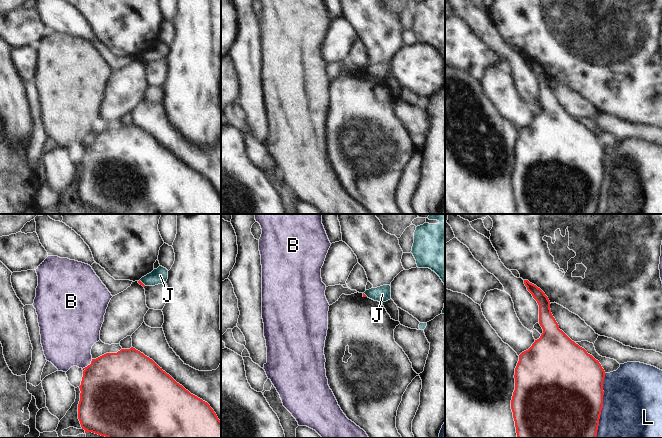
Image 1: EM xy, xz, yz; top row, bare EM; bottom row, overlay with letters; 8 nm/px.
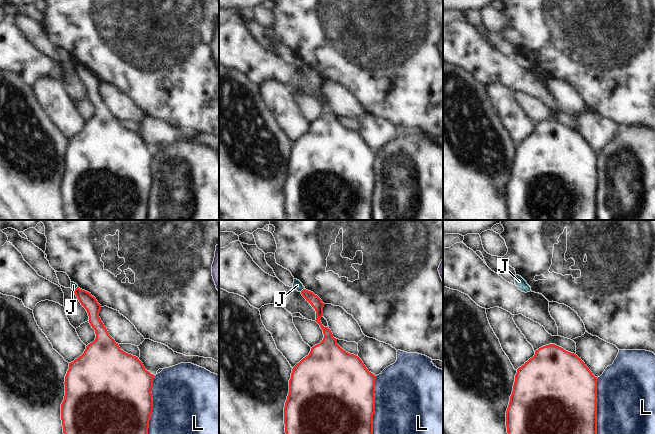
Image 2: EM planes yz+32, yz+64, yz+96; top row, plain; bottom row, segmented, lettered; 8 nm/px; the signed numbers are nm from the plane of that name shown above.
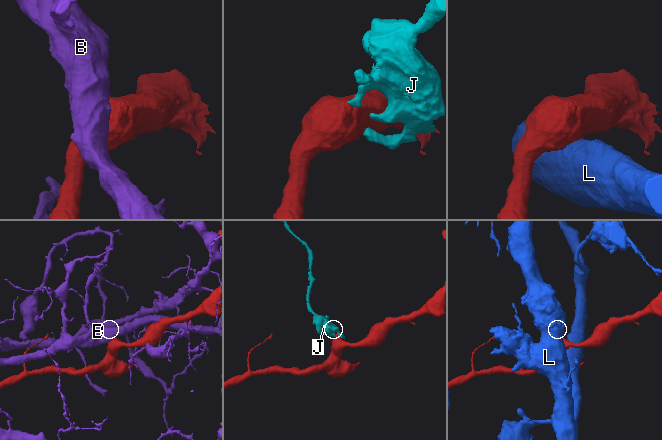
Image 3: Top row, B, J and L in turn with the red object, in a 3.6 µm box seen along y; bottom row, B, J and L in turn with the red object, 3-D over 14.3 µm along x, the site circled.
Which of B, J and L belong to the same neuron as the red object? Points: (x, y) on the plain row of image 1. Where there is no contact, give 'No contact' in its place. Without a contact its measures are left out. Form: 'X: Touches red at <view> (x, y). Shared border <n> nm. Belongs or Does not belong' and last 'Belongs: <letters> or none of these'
B: Touches red at xy (88, 141). Shared border 120 nm. Does not belong
J: Touches red at xy (141, 58). Shared border 70 nm. Does not belong
L: Touches red at yz (602, 181). Shared border 550 nm. Does not belong
Belongs: none of these.

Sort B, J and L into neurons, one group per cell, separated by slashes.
B / J / L

